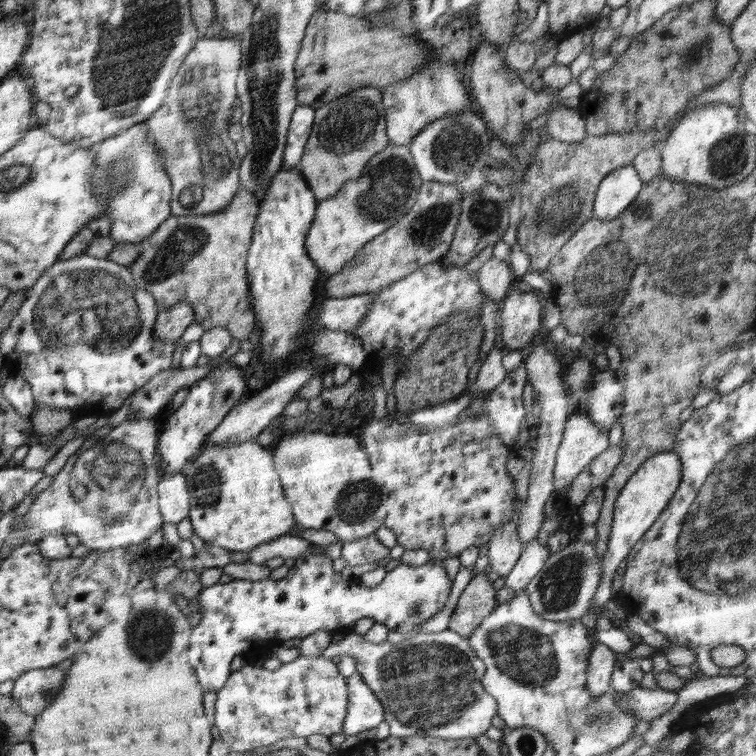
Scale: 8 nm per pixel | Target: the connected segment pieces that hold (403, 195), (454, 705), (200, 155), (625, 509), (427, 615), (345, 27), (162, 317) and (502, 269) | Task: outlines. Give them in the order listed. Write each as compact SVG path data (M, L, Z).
M388 145L382 152L368 161L358 180L348 180L342 186L342 190L338 190L338 194L319 201L316 216L314 216L314 222L308 230L304 246L308 257L321 270L322 279L326 279L328 275L337 274L342 268L346 268L350 262L353 262L352 258L364 248L364 245L368 244L372 238L380 236L382 232L386 232L390 226L394 226L412 208L422 182L409 151L409 145Z
M445 629L440 632L418 633L398 644L388 640L380 644L366 642L358 633L344 633L342 639L332 641L322 657L338 659L350 655L356 659L356 673L362 675L364 683L374 691L376 698L384 707L384 721L389 726L389 736L411 737L416 734L445 739L460 739L480 736L492 726L492 718L498 712L498 703L492 695L486 693L482 685L485 664L474 654L468 644L468 638L460 636L456 631Z
M238 37L200 40L172 78L164 104L146 120L155 148L164 153L164 168L171 180L172 216L222 212L240 190L241 160L227 129L228 113L237 96L241 56Z
M671 448L662 450L662 452L652 455L642 463L642 466L630 476L630 479L620 491L618 498L616 498L610 538L606 552L602 556L602 579L600 579L596 587L596 594L592 597L592 607L580 620L588 628L588 640L592 644L592 650L596 648L596 644L601 643L596 639L597 613L602 612L606 602L612 598L610 594L612 579L617 572L618 564L626 558L630 549L644 536L645 532L650 530L650 527L656 522L656 518L668 506L670 498L676 494L676 490L678 490L680 485L682 470L680 457L674 450Z
M314 544L312 550L306 552L299 558L294 567L289 569L288 574L280 579L262 579L249 581L244 579L231 579L227 583L215 583L212 586L204 587L200 594L197 594L199 614L202 616L200 622L190 631L188 637L188 662L194 670L198 682L202 685L203 693L214 689L219 691L228 677L233 673L230 669L232 658L238 655L248 655L251 649L258 643L280 646L285 640L292 638L304 638L322 628L326 628L331 634L335 634L334 628L342 626L351 627L356 621L362 618L372 618L376 623L382 623L388 630L397 630L401 633L411 632L418 628L418 625L432 619L436 613L442 610L452 588L452 580L443 565L424 564L412 566L403 562L393 570L386 573L386 576L375 588L369 588L362 584L350 584L346 580L346 573L334 571L330 556L320 554Z
M322 9L317 10L308 22L305 36L302 39L300 50L295 62L296 91L298 91L296 96L298 104L299 106L311 106L314 110L318 110L318 108L322 108L324 104L332 102L332 100L336 100L336 98L340 98L341 96L345 96L345 94L352 92L352 90L364 88L364 86L372 86L382 89L388 86L388 84L394 84L394 82L406 80L406 78L410 78L412 74L416 74L416 70L420 70L420 68L430 60L430 54L432 54L432 50L434 50L434 47L432 46L432 43L428 43L427 40L423 40L421 37L418 38L418 35L402 34L400 31L396 31L396 29L390 29L390 27L378 27L378 29L374 29L374 27L367 26L364 18L357 15L348 16L347 14L336 13L334 11L324 11Z
M186 301L162 309L156 316L155 333L157 342L176 342L194 322L194 309Z
M491 257L476 273L482 293L486 298L501 304L515 284L514 272L506 261Z

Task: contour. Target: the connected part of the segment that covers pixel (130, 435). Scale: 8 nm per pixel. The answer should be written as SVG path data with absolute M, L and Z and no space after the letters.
M155 418L126 420L102 438L84 441L23 516L30 543L52 534L76 534L91 550L119 549L142 543L162 528L157 489L162 473L156 466L159 428Z

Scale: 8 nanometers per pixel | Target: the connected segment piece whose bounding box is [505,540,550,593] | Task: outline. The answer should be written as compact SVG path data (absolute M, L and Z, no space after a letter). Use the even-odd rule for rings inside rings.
M538 540L526 542L520 558L506 575L505 586L512 588L514 592L524 592L528 583L542 570L544 563L548 560L549 549L541 545Z

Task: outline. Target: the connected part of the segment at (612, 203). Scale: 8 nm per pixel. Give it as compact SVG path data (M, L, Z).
M630 164L607 174L594 197L593 218L608 221L618 218L632 204L644 183Z

